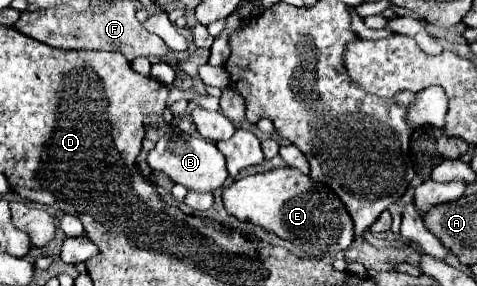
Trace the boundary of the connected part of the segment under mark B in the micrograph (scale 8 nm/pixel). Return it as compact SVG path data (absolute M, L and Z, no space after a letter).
M176 131L164 133L158 139L156 147L150 151L148 165L156 171L164 171L174 183L180 183L186 189L198 193L212 193L214 189L220 189L228 179L226 159L220 155L216 145L202 137L192 137L188 133L186 133L186 141L184 141L184 133L176 133Z

